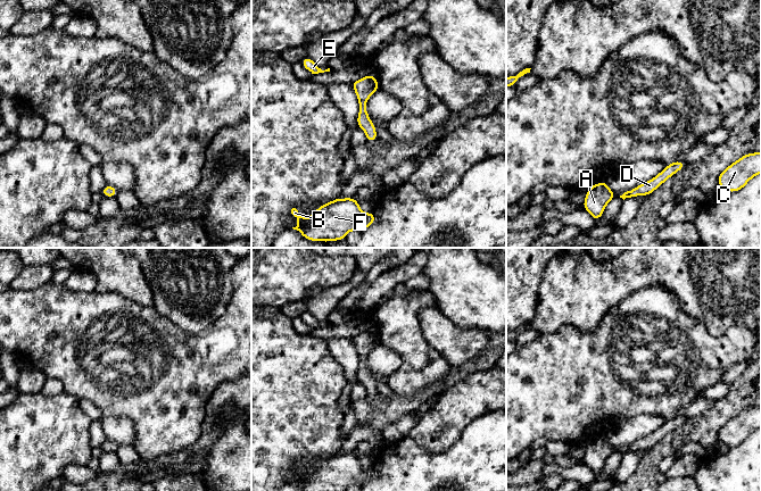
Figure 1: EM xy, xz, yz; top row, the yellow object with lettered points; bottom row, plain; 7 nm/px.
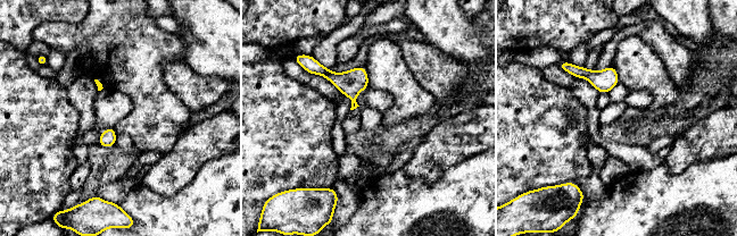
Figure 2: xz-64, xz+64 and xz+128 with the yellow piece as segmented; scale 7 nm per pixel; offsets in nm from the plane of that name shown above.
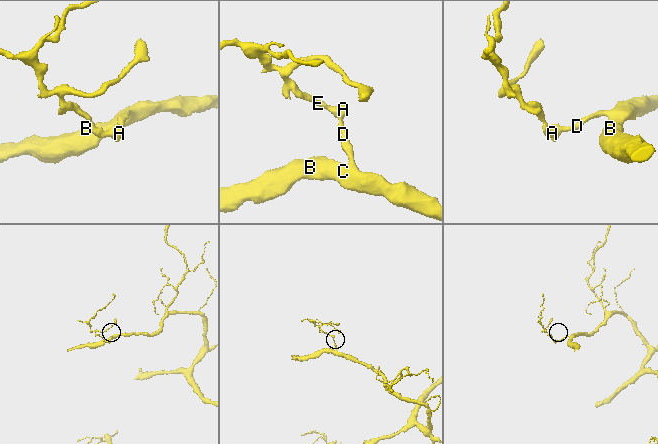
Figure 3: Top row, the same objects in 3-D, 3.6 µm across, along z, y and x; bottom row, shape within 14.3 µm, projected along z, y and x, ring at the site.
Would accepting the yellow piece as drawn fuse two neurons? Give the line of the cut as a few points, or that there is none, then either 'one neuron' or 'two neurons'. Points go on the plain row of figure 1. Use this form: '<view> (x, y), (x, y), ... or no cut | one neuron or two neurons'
no cut | one neuron

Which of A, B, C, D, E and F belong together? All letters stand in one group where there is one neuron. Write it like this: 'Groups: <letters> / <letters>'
Groups: A B C D E F

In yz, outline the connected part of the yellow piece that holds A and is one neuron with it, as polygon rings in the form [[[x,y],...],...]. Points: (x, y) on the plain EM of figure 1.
[[[606,436],[597,438],[588,442],[582,461],[596,476],[602,472],[605,460],[615,451]]]

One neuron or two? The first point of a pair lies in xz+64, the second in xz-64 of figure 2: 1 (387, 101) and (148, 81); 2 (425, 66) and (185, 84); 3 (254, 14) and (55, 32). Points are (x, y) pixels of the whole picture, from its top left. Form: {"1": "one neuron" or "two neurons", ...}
{"1": "two neurons", "2": "one neuron", "3": "two neurons"}

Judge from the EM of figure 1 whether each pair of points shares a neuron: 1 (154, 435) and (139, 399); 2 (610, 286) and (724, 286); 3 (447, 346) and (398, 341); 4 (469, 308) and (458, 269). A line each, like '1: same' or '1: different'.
1: same
2: same
3: different
4: same

